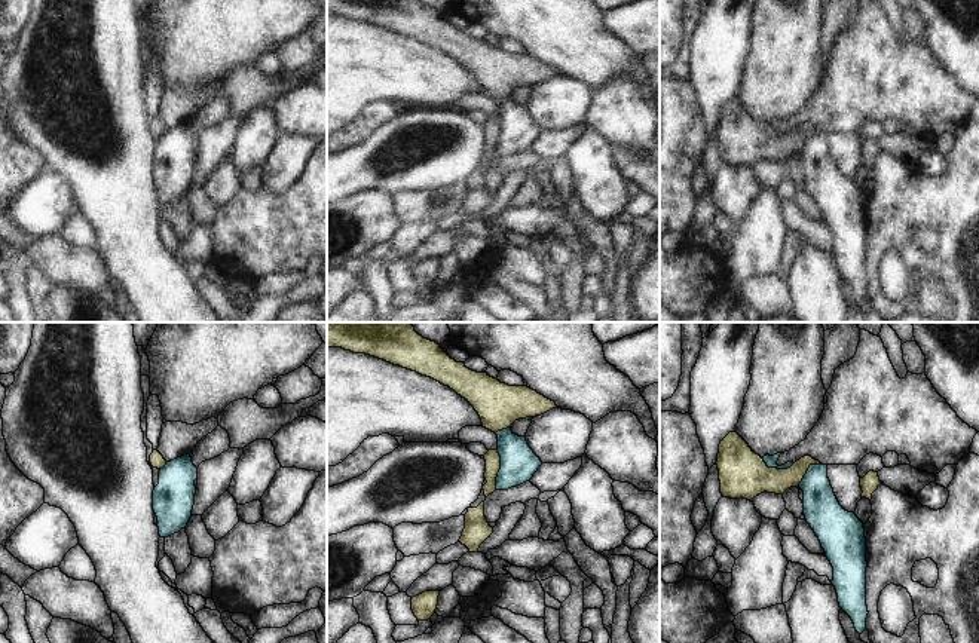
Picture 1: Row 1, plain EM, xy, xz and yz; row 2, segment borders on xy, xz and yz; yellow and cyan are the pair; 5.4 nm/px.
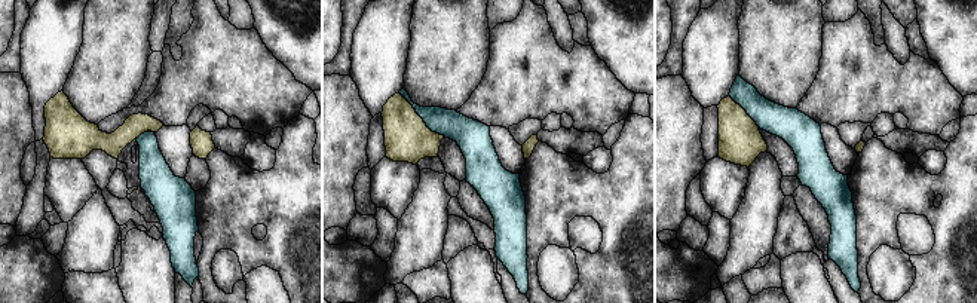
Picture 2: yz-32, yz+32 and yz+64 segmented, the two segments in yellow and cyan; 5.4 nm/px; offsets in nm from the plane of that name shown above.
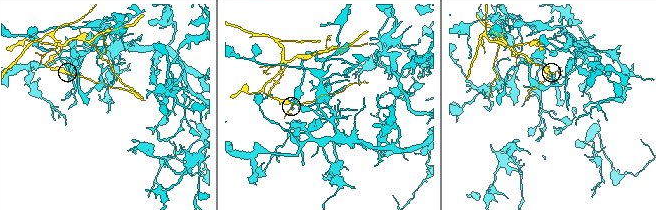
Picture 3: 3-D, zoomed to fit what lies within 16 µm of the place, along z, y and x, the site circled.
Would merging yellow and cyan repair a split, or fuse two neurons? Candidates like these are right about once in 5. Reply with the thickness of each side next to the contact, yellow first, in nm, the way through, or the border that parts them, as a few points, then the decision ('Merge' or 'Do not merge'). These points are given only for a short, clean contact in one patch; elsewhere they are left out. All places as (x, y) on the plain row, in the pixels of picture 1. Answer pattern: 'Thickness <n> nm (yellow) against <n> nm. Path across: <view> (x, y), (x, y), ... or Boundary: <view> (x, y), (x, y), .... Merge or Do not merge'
Thickness 90 nm (yellow) against 200 nm. Do not merge

